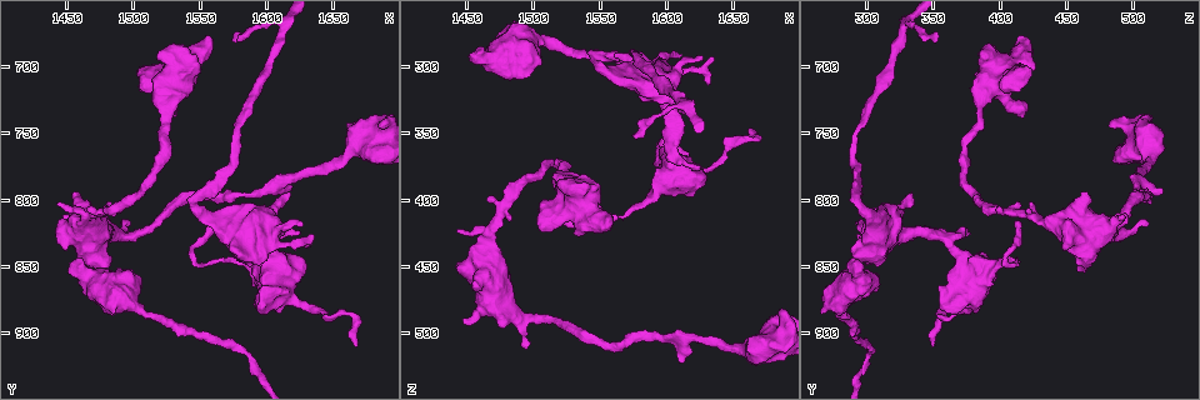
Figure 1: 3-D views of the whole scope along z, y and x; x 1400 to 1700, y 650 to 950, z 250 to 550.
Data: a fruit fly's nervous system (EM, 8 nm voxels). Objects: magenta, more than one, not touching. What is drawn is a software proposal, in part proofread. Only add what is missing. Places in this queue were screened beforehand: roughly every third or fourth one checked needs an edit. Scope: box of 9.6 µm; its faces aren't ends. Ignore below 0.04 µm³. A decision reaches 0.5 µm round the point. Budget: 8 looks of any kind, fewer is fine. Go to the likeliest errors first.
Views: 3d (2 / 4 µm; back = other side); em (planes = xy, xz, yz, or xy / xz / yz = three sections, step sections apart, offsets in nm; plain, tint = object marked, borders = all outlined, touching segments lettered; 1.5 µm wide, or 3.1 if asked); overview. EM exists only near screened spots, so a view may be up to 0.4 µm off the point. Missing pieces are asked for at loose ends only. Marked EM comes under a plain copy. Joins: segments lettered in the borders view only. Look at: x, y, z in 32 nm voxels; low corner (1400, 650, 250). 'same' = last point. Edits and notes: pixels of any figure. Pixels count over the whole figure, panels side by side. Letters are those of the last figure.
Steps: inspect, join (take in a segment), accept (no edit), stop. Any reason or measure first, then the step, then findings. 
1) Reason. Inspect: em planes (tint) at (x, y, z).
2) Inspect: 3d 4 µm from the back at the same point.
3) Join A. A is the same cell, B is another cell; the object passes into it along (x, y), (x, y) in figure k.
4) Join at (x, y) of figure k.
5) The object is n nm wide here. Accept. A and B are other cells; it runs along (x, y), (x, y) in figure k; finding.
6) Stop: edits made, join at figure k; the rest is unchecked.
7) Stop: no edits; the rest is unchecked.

Stops while still wide. Inspect: em yz step 8 (tint) at (1458, 794, 464).

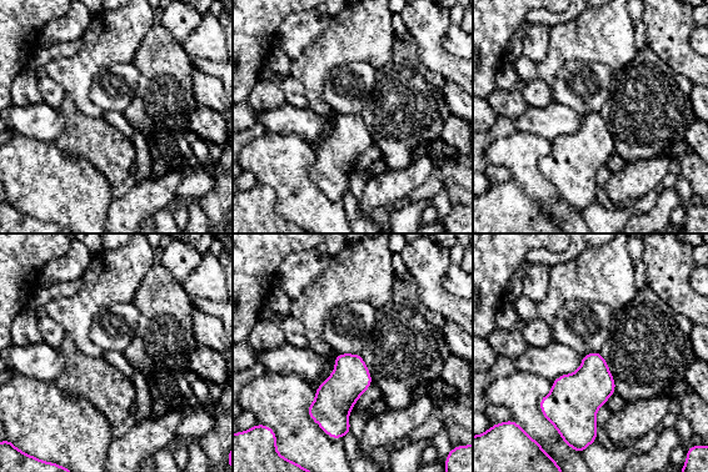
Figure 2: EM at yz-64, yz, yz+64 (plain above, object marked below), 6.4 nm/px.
Inspect: em planes (borders) at the same point.

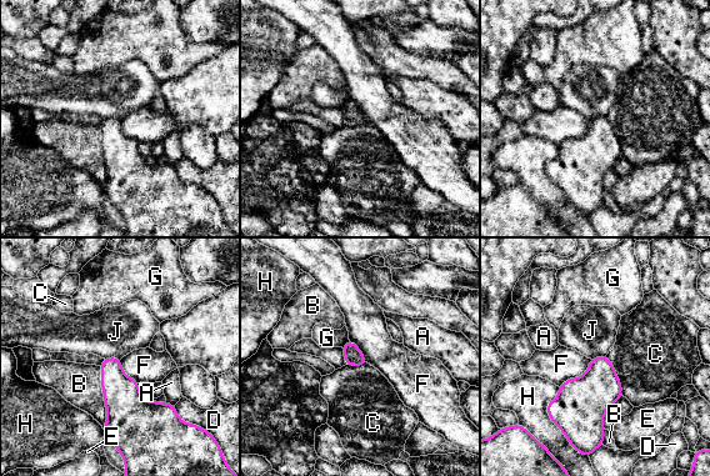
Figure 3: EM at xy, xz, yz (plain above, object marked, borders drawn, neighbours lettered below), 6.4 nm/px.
Accept. A, B, C, D, E, F, G, H and J are other cells; a border runs along (120, 357), (104, 359) in figure 3; none of them fits.

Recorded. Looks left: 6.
Tapers out. Inspect: em xy step 8 (tint) at (1576, 680, 354).

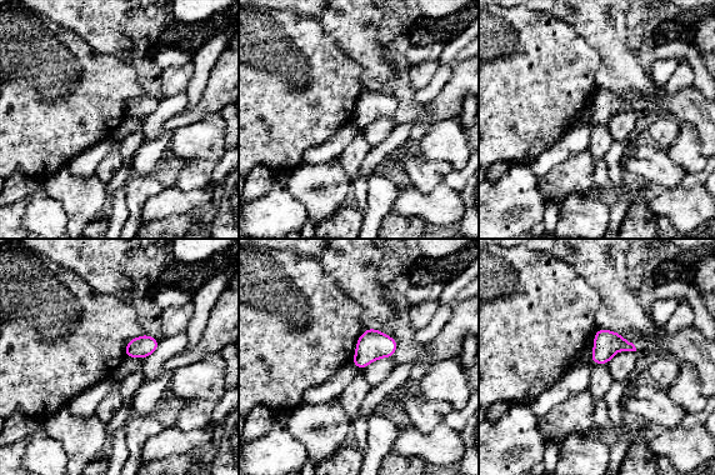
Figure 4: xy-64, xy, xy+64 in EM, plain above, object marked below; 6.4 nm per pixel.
Inspect: em planes (borders) at the same point.

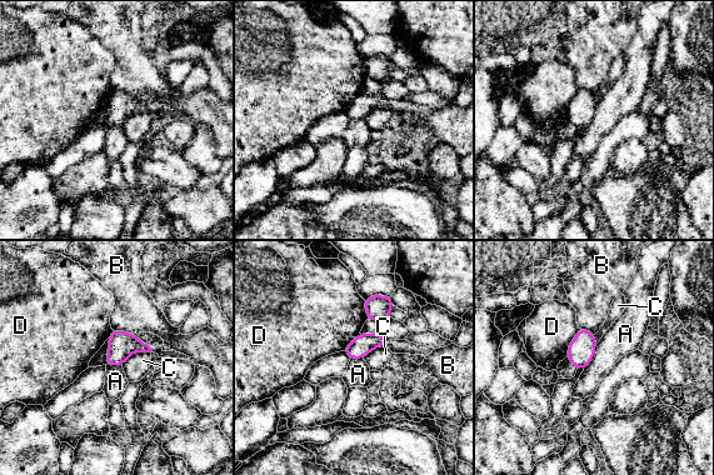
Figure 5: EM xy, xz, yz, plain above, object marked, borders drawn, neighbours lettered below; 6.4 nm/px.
Accept. A, B, C and D are other cells; a border runs along (598, 343), (592, 361), (584, 369) in figure 5; none of them fits.

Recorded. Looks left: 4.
Stops while still wide. Inspect: 3d 4 µm from the back at (1584, 800, 314).

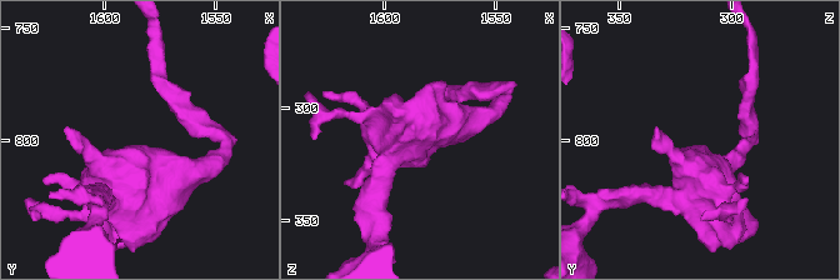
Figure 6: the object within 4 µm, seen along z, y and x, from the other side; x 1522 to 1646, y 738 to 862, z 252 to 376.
Inspect: em planes (borders) at (1585, 802, 313).

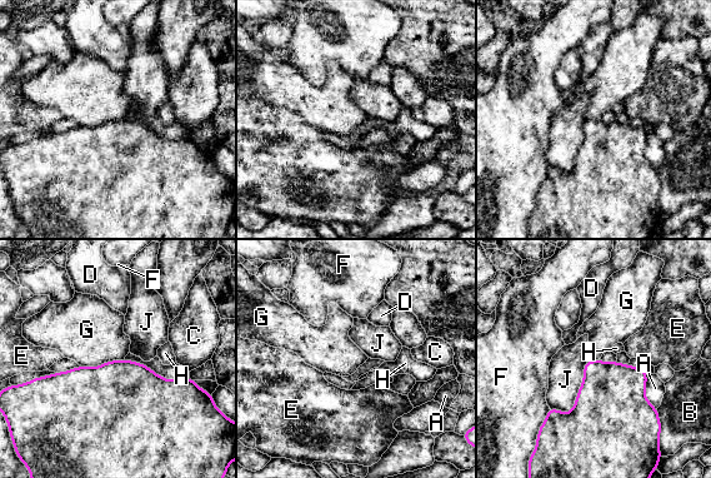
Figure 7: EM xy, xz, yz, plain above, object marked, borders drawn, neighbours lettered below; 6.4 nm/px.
Accept. A, B, C, D, E, F, G, H and J are other cells; none of them fits.

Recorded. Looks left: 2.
Stop: no edits; the rest is unchecked.

